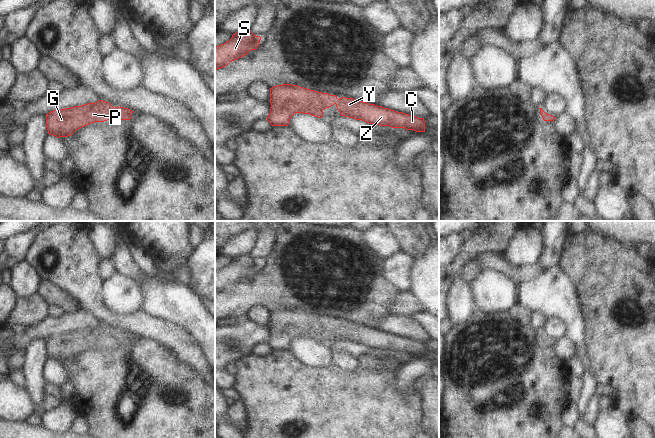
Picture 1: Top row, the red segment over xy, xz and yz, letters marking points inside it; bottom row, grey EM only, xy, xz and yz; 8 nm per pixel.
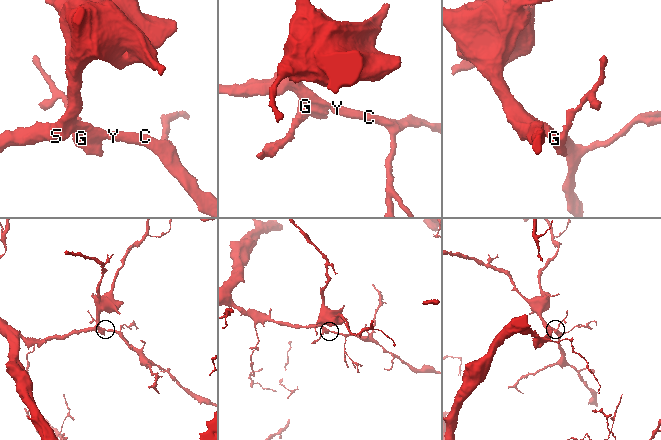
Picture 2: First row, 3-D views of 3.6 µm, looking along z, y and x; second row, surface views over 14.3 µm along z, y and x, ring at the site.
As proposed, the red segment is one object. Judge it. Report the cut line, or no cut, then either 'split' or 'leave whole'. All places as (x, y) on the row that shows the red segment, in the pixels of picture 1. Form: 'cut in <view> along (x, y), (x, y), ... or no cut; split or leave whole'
no cut; leave whole

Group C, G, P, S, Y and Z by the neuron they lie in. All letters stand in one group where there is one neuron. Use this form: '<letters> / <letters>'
C G P S Y Z

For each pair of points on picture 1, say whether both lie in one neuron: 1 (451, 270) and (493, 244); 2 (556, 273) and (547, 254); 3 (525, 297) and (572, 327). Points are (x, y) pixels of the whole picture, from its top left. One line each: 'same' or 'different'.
1: same
2: different
3: same

